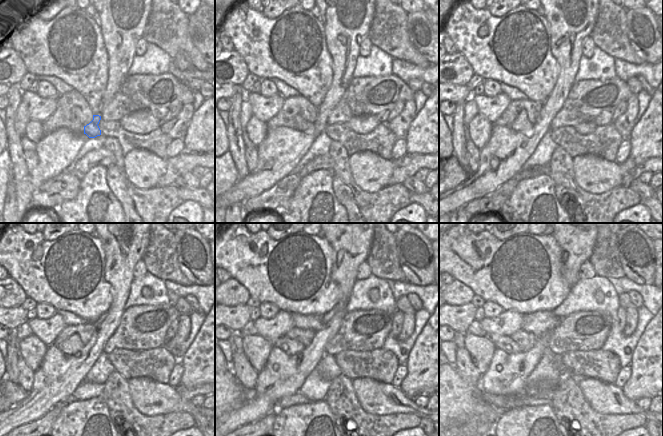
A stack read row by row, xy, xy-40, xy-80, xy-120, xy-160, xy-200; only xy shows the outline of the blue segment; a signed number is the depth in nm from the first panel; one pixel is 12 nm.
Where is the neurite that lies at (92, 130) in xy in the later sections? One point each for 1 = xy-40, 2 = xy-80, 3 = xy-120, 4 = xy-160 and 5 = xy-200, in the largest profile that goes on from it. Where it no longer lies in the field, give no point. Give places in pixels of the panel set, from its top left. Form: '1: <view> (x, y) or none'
1: xy-40 (301, 124)
2: xy-80 (521, 123)
3: xy-120 (72, 345)
4: xy-160 (290, 346)
5: xy-200 (506, 343)

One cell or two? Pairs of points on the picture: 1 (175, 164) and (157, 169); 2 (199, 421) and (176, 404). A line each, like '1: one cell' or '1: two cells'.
1: two cells
2: two cells

